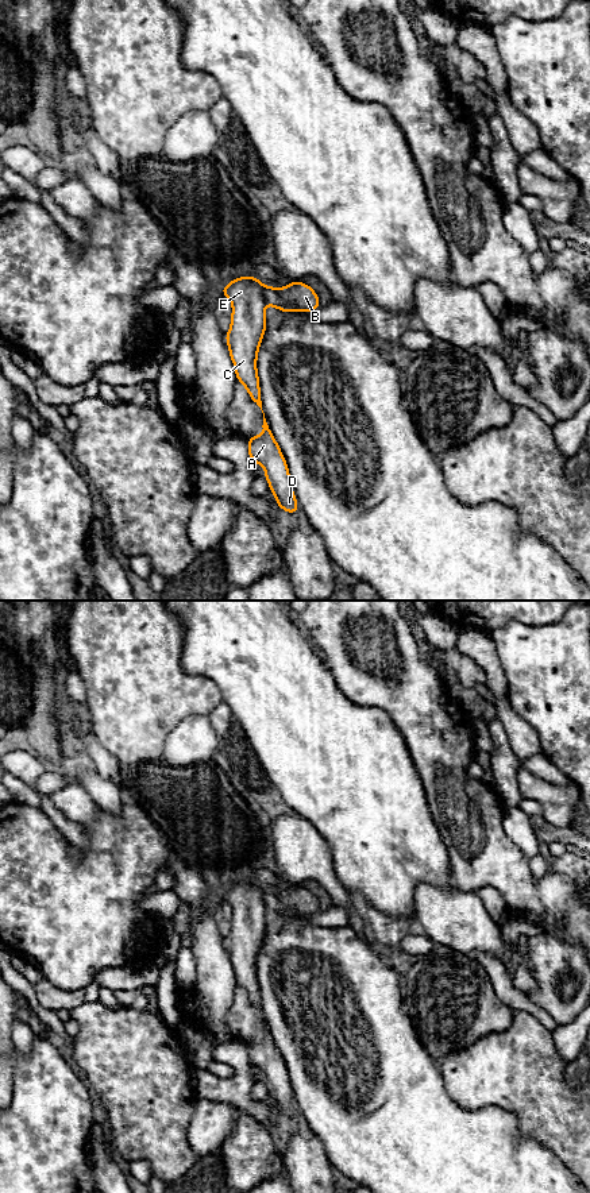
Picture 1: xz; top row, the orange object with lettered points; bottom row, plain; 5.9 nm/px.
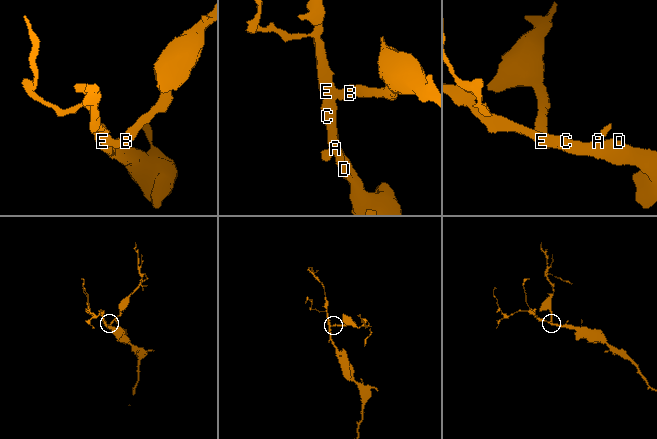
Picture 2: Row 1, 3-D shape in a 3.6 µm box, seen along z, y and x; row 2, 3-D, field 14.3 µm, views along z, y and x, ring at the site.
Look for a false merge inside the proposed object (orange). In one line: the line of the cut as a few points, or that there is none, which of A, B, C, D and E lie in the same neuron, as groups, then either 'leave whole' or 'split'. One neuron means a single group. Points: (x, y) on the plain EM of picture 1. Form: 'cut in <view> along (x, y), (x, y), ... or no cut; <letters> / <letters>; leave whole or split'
cut in xz along (265, 891), (263, 908); A C D E / B; split

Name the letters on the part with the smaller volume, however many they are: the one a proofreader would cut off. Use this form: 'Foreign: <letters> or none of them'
Foreign: B

